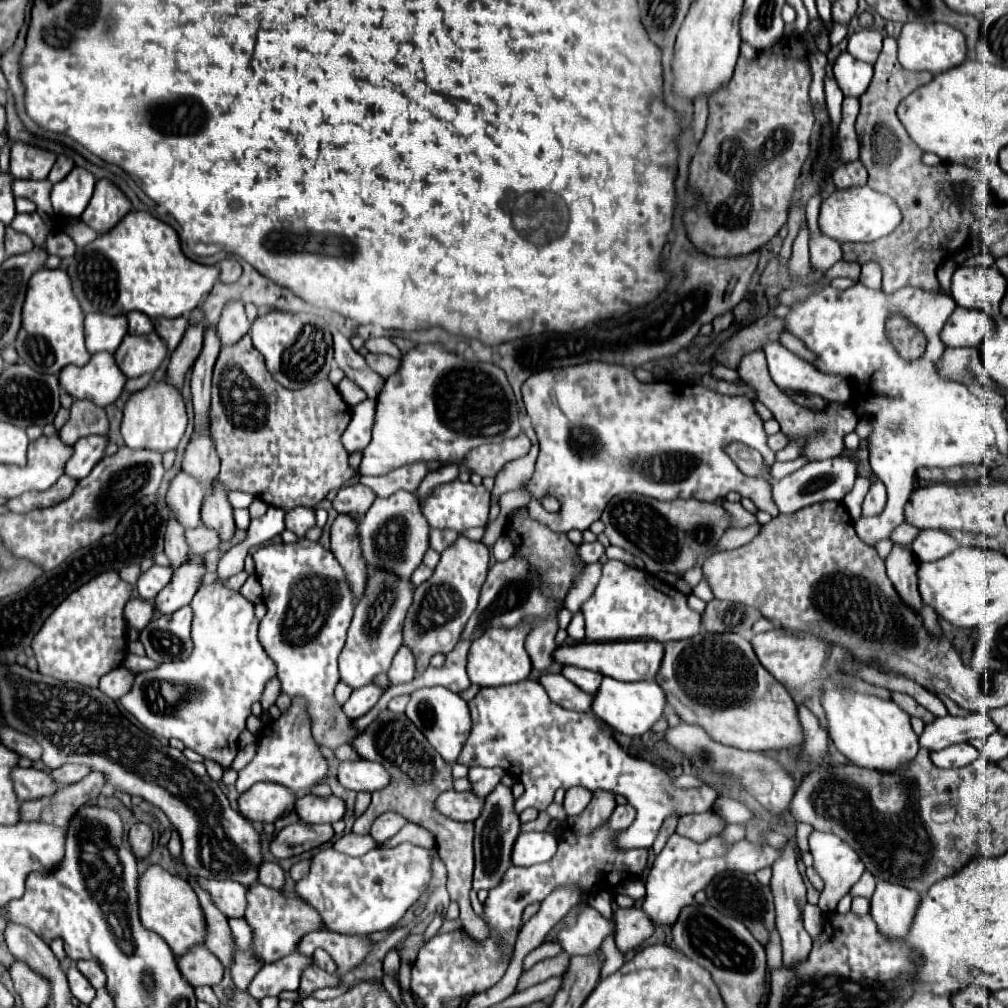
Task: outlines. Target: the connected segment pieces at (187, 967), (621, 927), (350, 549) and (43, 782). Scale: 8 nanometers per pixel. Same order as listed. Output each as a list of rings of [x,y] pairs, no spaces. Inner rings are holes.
[[[191,946],[185,954],[175,958],[179,972],[193,986],[215,986],[223,978],[223,964],[205,946]]]
[[[619,908],[615,912],[615,942],[621,952],[637,948],[653,934],[653,922],[641,908]]]
[[[339,514],[330,529],[330,550],[345,570],[347,584],[351,588],[351,594],[355,594],[357,602],[363,598],[363,592],[367,588],[367,566],[363,566],[355,528],[355,520],[345,514]]]
[[[15,766],[11,770],[11,780],[13,780],[15,794],[21,802],[51,796],[57,790],[57,784],[51,780],[51,776],[35,768]]]

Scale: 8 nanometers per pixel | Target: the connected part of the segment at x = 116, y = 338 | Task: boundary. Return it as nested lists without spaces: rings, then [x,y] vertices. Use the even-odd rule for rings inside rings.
[[[85,316],[85,344],[91,354],[107,350],[115,352],[127,334],[127,318],[121,316]]]

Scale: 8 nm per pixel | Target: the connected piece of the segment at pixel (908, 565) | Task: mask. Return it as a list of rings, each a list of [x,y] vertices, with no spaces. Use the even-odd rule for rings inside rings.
[[[893,544],[891,554],[885,558],[885,566],[887,566],[887,576],[895,584],[895,590],[899,592],[899,596],[903,596],[903,600],[919,612],[921,608],[921,596],[917,590],[919,560],[915,560],[915,554],[899,544]]]

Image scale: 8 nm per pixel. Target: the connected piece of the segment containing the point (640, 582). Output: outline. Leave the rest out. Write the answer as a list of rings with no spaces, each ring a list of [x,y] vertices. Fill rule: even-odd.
[[[607,560],[603,564],[601,580],[591,598],[581,606],[581,614],[585,616],[587,642],[647,638],[665,644],[691,638],[701,630],[701,614],[689,608],[685,594],[659,576],[631,568],[619,560]]]

